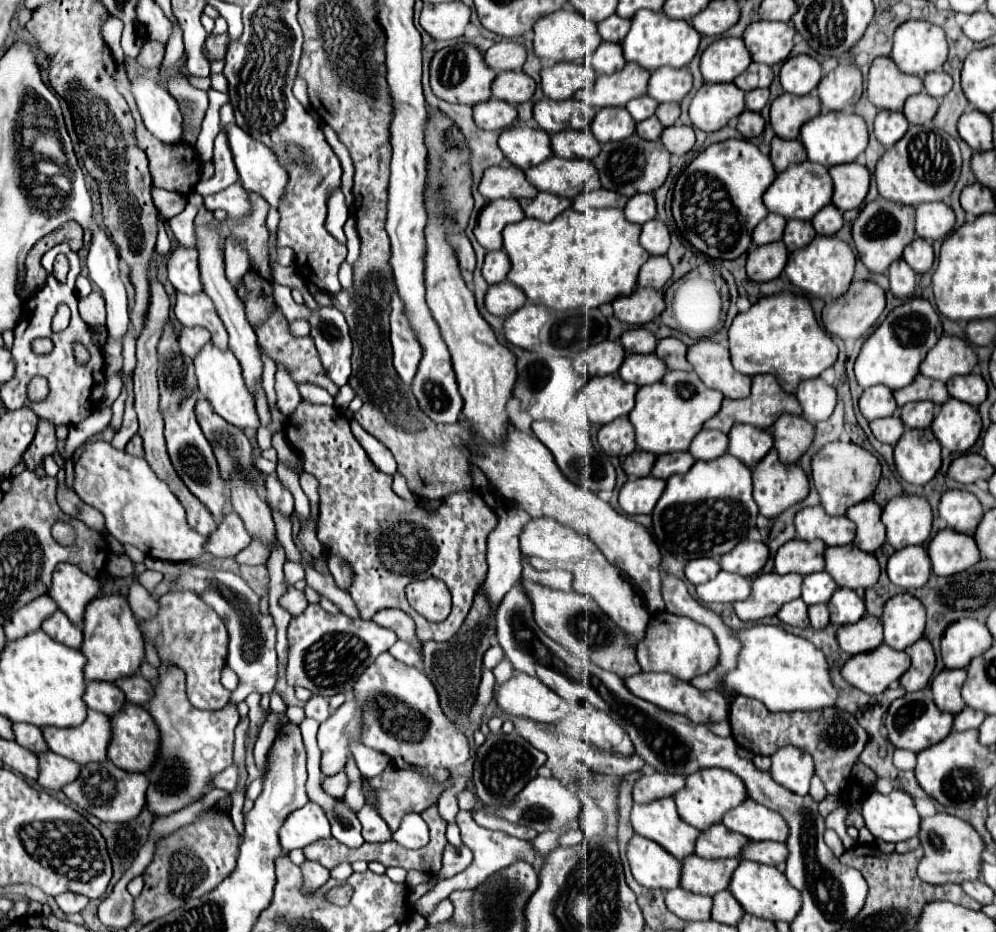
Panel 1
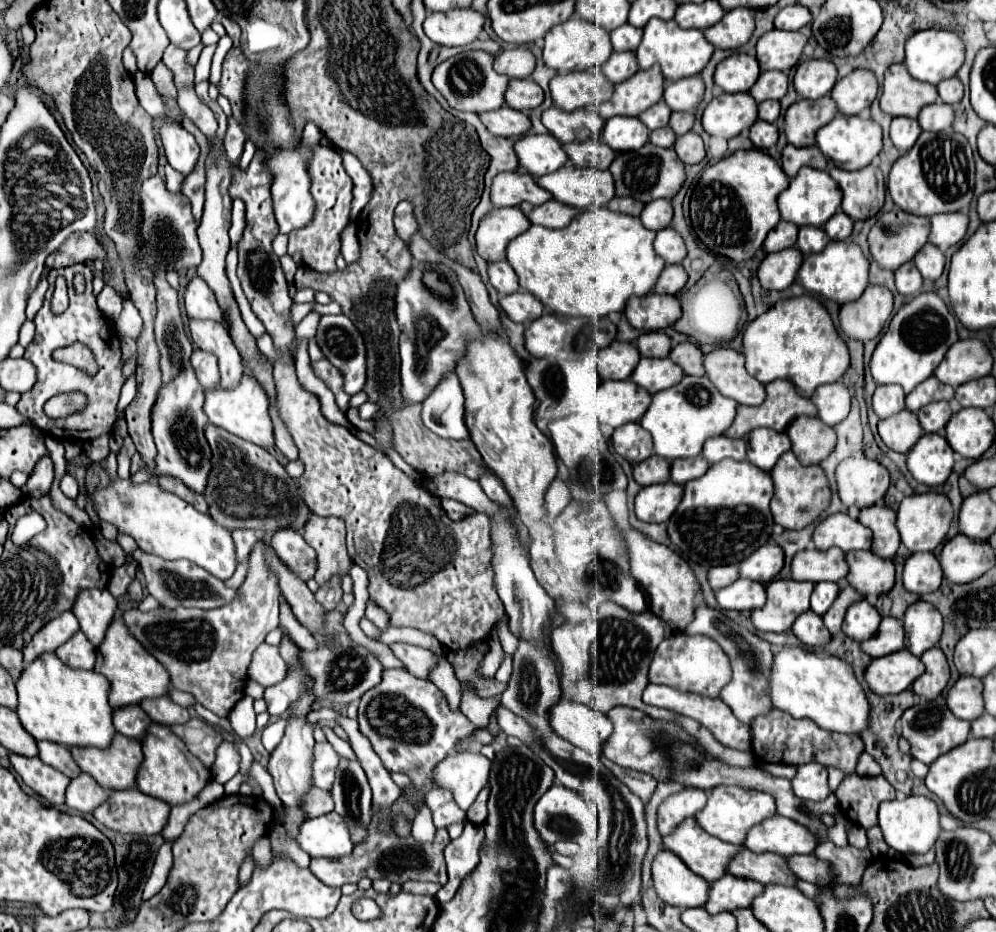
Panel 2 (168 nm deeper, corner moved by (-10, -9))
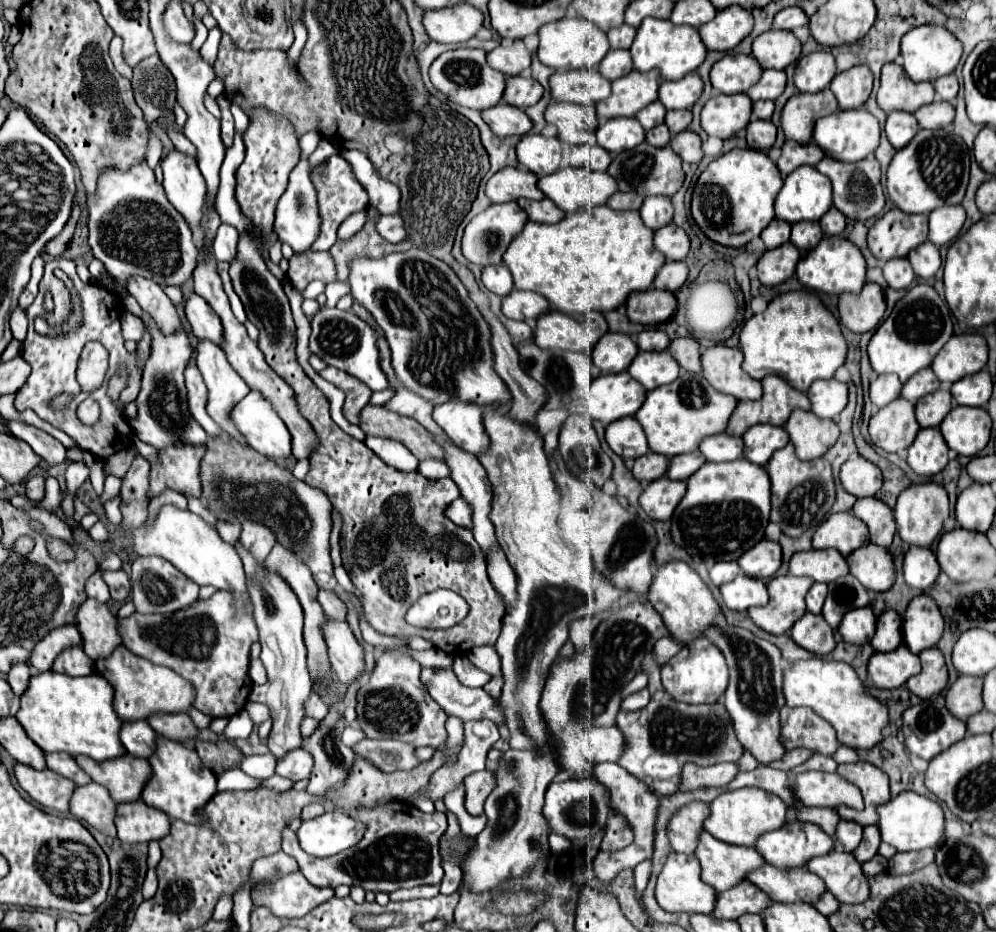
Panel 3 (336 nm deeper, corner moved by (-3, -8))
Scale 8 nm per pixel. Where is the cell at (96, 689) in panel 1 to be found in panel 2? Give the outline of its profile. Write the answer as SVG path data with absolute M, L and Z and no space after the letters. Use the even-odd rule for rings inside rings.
M135 704L131 706L121 706L113 710L113 726L117 732L121 732L123 736L129 738L143 738L143 730L147 730L147 722L151 718L147 718L147 714L143 714L143 710Z

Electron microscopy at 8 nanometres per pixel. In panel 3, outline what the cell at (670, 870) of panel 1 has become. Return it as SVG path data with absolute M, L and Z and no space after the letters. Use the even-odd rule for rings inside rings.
M670 853L668 861L658 877L658 883L656 883L656 899L658 899L658 905L670 913L684 911L688 915L694 915L694 913L708 915L708 913L712 913L712 909L716 905L716 891L700 879L700 863L694 855Z

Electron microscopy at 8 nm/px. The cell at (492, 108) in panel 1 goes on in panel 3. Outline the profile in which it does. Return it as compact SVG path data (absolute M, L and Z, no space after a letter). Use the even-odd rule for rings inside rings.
M498 103L486 111L482 111L482 119L498 137L508 135L526 135L532 129L532 121L524 111L512 107L508 103Z

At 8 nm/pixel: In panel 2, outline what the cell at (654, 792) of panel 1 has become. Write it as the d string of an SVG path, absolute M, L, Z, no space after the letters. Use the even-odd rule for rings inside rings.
M683 788L677 794L671 794L665 798L657 810L657 826L661 834L669 834L683 818L695 816L699 808L703 808L707 802L705 790L695 788Z

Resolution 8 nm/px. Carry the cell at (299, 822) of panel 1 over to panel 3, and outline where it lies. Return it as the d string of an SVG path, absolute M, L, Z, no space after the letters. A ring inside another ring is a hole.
M326 811L324 815L304 821L298 839L300 847L314 857L330 857L354 847L364 837L366 825L350 815Z

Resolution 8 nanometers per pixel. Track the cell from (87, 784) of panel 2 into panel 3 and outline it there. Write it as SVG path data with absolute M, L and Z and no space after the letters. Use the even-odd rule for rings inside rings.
M98 783L78 787L70 801L70 813L78 821L92 825L106 837L116 837L116 827L114 827L116 803L106 787Z

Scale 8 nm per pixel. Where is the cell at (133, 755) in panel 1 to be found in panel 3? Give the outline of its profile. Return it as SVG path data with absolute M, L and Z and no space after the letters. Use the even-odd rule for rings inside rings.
M158 737L156 753L150 757L150 765L154 775L142 791L142 801L154 809L164 811L172 821L180 819L192 825L200 825L204 821L200 809L204 809L204 805L216 793L216 775L202 765L198 753L194 749L188 749L186 745Z

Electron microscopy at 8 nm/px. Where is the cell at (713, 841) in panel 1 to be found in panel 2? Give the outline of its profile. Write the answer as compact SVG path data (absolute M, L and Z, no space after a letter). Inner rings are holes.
M741 848L727 864L727 872L741 878L751 878L761 884L793 886L797 878L785 864L785 858L773 852L751 852Z

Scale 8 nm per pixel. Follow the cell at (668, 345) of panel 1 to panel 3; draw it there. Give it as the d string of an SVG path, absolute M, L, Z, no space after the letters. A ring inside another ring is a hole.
M678 337L670 343L668 351L678 361L678 365L690 373L702 371L700 365L700 345L694 337Z

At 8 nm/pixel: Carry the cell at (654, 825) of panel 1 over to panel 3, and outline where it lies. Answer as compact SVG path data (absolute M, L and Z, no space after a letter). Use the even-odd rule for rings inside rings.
M702 833L700 837L696 859L702 865L702 881L712 885L718 893L740 885L752 869L766 863L754 847L728 845L724 841L716 841L708 833Z

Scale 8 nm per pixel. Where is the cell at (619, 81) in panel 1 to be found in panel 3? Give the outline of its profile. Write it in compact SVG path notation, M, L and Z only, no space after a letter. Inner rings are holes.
M632 69L628 75L612 81L612 95L606 101L598 103L598 121L604 123L614 117L636 115L648 103L658 99L660 87L660 71L636 71Z

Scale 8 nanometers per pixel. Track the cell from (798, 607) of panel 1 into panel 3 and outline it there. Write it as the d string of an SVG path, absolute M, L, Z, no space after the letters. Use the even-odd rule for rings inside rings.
M806 613L800 621L796 621L790 635L800 647L804 647L806 651L810 651L814 655L828 655L836 647L834 631L824 621L822 615Z

